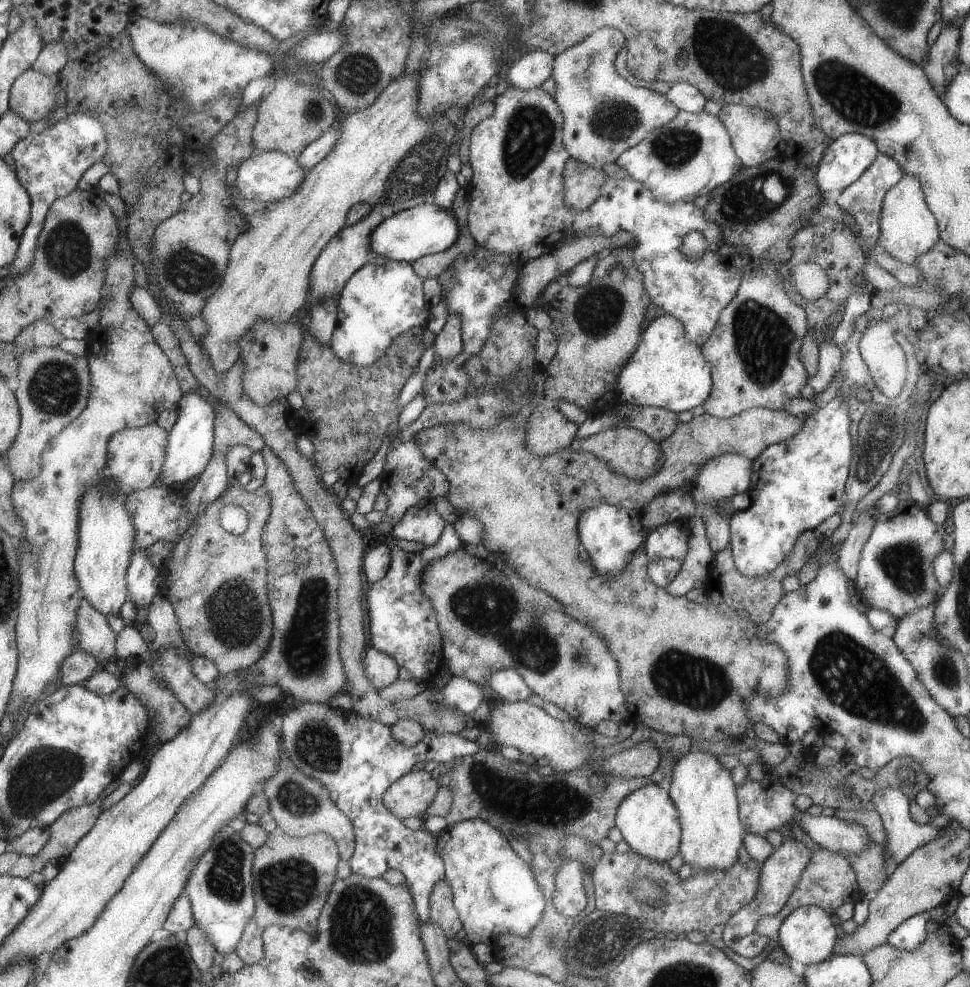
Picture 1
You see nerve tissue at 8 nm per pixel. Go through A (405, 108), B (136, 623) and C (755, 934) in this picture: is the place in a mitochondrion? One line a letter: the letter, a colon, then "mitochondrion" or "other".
A: other
B: other
C: other

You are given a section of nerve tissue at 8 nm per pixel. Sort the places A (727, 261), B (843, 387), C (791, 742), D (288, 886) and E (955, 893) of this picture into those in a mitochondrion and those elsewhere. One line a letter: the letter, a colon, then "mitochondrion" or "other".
A: other
B: other
C: other
D: mitochondrion
E: other

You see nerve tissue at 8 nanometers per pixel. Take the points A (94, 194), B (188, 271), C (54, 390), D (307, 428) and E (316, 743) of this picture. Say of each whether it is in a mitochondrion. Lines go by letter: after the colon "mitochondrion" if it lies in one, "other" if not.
A: other
B: mitochondrion
C: mitochondrion
D: other
E: mitochondrion

